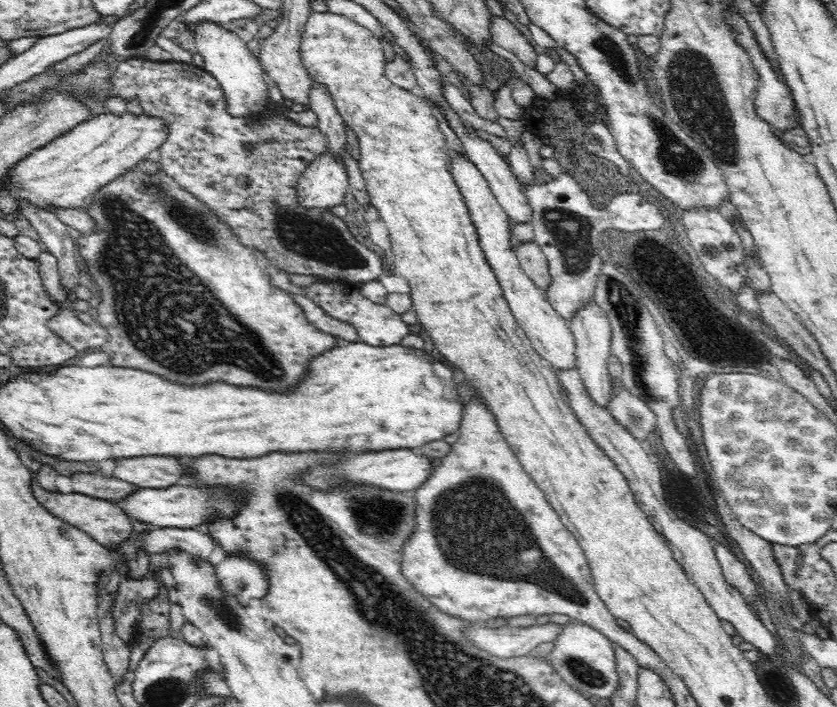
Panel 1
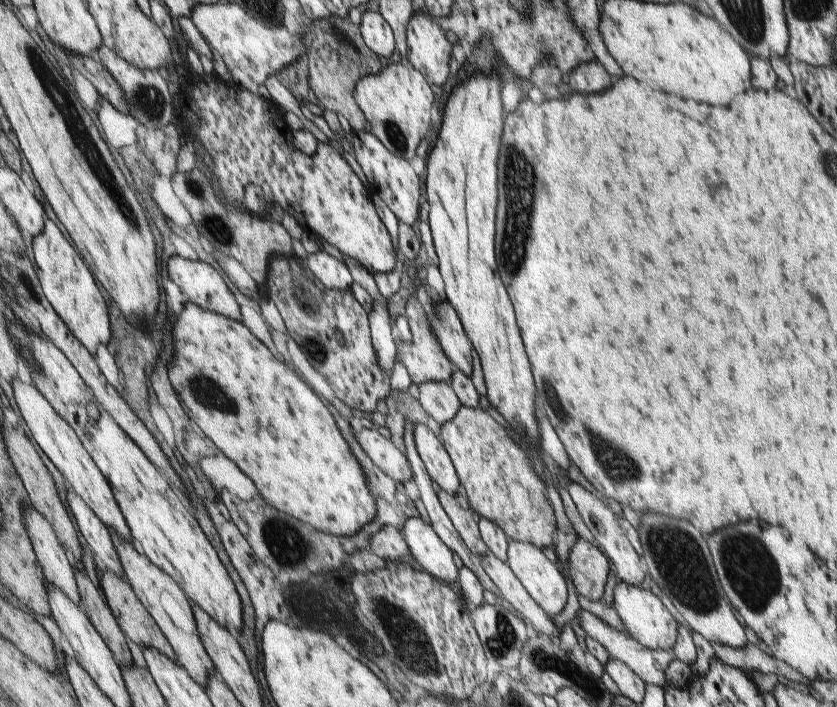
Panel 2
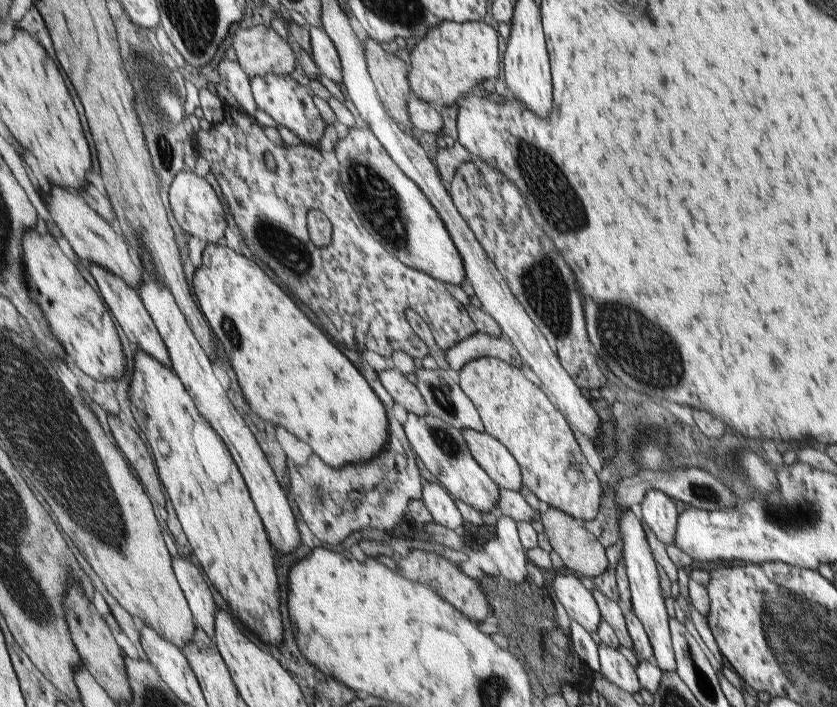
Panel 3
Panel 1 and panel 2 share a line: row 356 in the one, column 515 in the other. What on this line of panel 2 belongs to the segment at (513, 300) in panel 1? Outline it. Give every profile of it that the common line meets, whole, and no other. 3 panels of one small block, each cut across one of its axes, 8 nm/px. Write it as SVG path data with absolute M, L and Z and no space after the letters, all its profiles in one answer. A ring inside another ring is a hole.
M509 541L506 552L506 565L514 572L521 586L527 591L527 594L544 610L552 620L553 616L559 614L565 608L567 602L567 586L557 568L551 564L541 549L522 543L519 541Z

